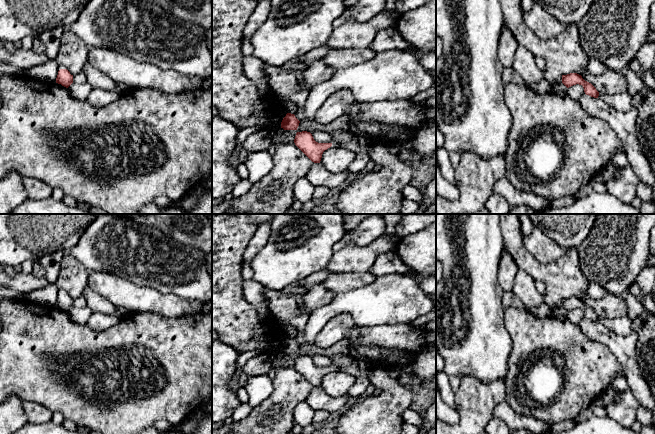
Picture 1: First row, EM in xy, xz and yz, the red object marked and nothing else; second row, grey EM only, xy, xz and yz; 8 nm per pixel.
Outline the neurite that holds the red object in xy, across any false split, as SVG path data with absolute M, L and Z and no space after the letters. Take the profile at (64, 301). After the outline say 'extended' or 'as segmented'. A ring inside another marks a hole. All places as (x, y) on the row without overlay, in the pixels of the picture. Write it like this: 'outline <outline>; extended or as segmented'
outline M60 293L56 302L56 307L68 312L73 307L73 299L67 293Z; as segmented

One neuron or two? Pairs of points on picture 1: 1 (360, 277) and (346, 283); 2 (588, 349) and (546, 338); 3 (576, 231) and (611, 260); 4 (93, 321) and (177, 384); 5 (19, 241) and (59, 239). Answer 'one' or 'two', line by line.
1: one
2: one
3: two
4: two
5: one

